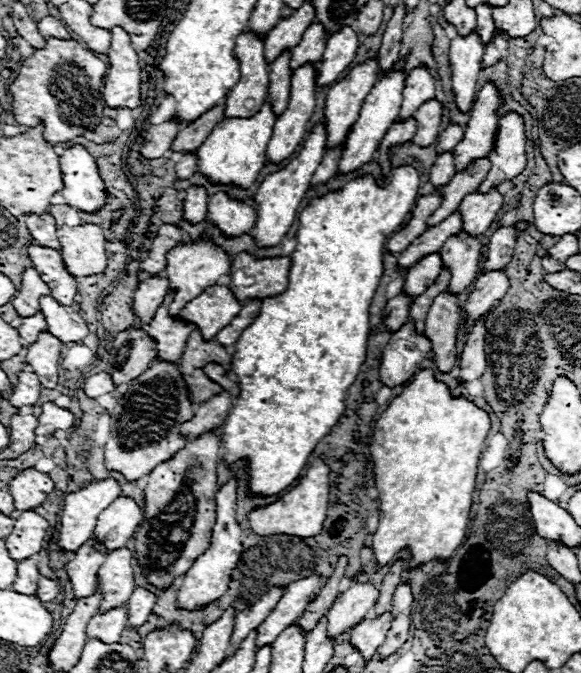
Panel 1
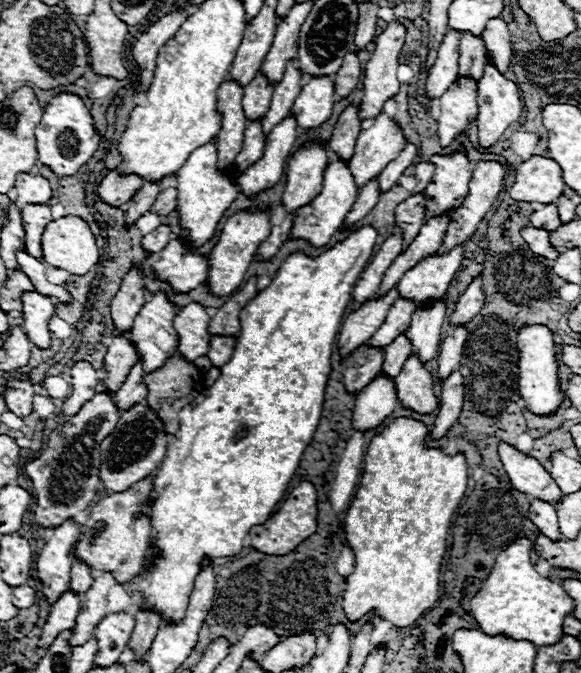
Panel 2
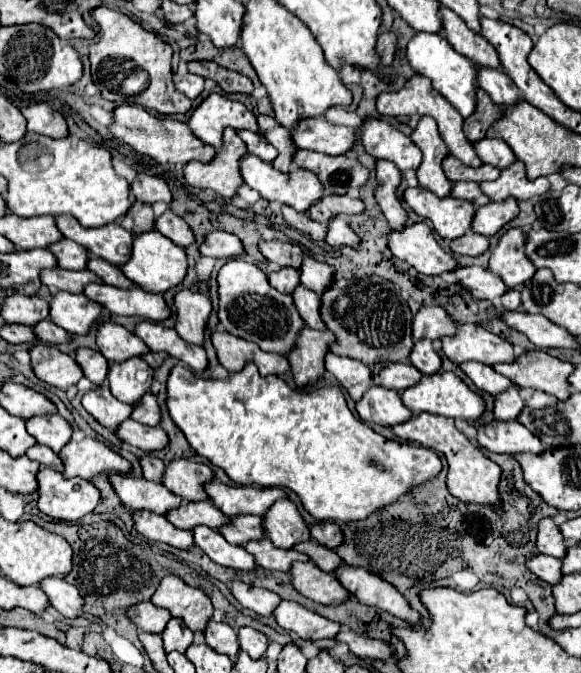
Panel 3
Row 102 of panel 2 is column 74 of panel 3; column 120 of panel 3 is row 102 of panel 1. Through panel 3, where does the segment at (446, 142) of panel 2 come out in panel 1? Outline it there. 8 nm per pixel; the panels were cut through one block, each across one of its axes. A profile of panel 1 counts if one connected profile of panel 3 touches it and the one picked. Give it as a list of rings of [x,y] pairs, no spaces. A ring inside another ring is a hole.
[[[478,34],[456,36],[450,42],[450,66],[452,66],[452,88],[456,104],[462,112],[468,112],[476,100],[476,82],[482,68],[484,46]]]

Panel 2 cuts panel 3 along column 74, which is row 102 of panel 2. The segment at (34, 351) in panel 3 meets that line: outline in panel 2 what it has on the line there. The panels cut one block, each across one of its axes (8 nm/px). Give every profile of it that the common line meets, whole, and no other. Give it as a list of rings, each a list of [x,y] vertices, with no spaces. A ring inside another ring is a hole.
[[[392,20],[388,22],[386,30],[376,38],[376,50],[372,52],[372,58],[368,60],[366,64],[366,76],[364,76],[364,96],[360,100],[360,118],[362,120],[368,120],[368,118],[376,118],[382,110],[382,104],[386,100],[390,100],[398,88],[400,88],[400,82],[396,78],[396,70],[400,66],[400,52],[406,44],[406,28],[398,22],[398,20]]]

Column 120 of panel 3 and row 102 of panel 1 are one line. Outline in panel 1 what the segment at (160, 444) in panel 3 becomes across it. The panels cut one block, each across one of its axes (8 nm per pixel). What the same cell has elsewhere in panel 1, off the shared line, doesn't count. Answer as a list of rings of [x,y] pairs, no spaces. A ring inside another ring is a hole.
[[[432,98],[414,112],[414,118],[416,118],[416,134],[412,142],[420,146],[432,144],[440,134],[438,126],[442,122],[442,104],[436,98]]]

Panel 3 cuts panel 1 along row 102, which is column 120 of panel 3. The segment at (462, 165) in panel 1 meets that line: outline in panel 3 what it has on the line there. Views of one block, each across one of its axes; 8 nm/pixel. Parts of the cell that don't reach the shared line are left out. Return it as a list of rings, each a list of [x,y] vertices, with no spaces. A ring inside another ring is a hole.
[[[110,474],[108,480],[120,496],[122,504],[130,510],[152,510],[156,514],[164,514],[168,508],[174,508],[182,502],[182,498],[166,490],[166,486],[144,478],[134,478],[128,474]]]

